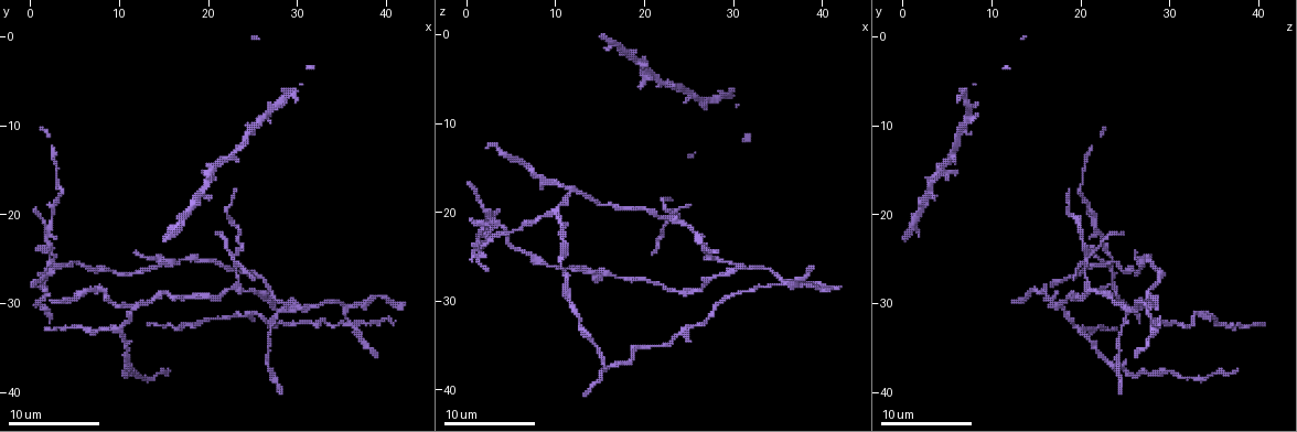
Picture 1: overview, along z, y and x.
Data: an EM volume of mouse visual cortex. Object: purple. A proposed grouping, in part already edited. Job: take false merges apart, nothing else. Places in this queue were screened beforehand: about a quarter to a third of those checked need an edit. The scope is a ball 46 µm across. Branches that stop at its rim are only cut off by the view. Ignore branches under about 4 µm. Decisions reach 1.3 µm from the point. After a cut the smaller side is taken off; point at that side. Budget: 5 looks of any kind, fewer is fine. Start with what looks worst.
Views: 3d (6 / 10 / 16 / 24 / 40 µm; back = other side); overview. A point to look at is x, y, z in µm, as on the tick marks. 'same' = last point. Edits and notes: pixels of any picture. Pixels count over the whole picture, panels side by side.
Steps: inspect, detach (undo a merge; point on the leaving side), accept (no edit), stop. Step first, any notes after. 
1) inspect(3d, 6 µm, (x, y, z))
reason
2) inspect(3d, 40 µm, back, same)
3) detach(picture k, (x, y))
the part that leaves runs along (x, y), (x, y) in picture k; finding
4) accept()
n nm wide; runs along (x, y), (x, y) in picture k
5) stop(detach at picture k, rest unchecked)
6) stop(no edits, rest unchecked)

inspect(3d, 16 µm, (23.2, 24.4, 20.8))
small branch off a trunk

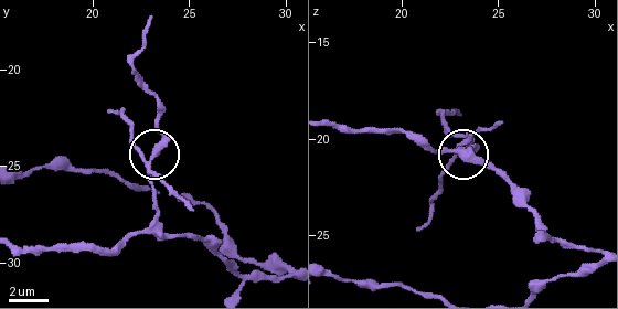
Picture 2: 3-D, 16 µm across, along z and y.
detach(picture 2, (140, 149))
the part that leaves runs along (148, 166), (129, 123), (110, 109) in picture 2; a second neuron is stuck on

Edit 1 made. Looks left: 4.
inspect(overview)

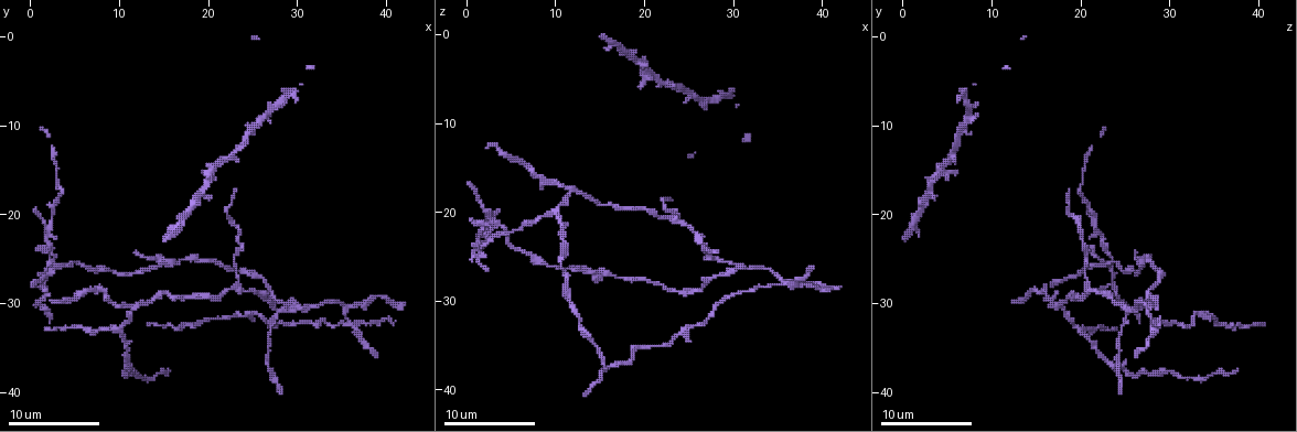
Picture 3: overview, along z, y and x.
inspect(3d, 10 µm, (3.2, 25.6, 21.2))
arms run side by side

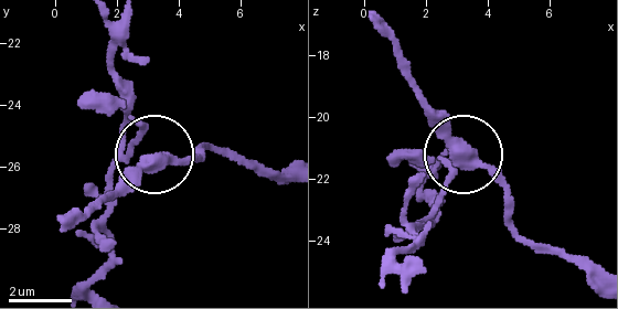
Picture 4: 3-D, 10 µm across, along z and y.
accept()
side arm 6 µm; runs along (288, 178), (265, 176), (217, 149), (157, 155), (109, 199) in picture 4; one neuron here

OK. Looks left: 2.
inspect(3d, 16 µm, (11.8, 30.4, 17.4))
a fork

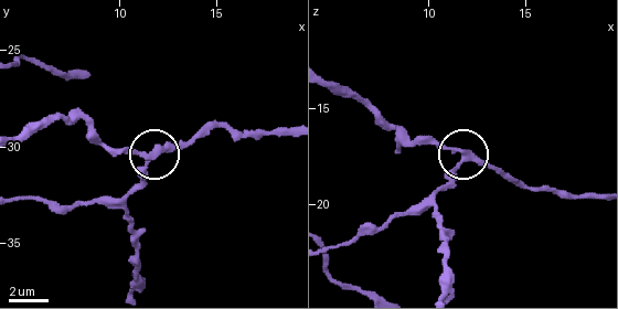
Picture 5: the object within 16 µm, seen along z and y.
accept()
runs along (598, 199), (564, 199), (544, 189), (520, 185), (422, 139) in picture 5; continuous, no second neuron

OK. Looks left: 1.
stop(detach at picture 2, rest unchecked)

